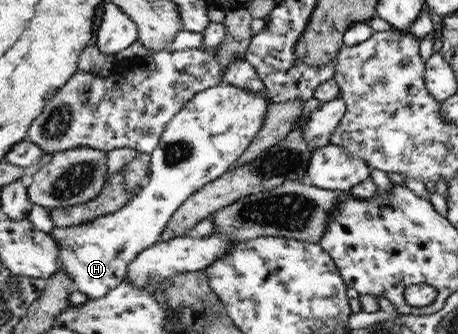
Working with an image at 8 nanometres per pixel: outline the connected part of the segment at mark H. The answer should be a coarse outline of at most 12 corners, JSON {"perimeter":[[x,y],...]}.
{"perimeter":[[220,83],[167,123],[125,207],[54,226],[88,300],[183,203],[239,161],[264,126],[266,90]]}

